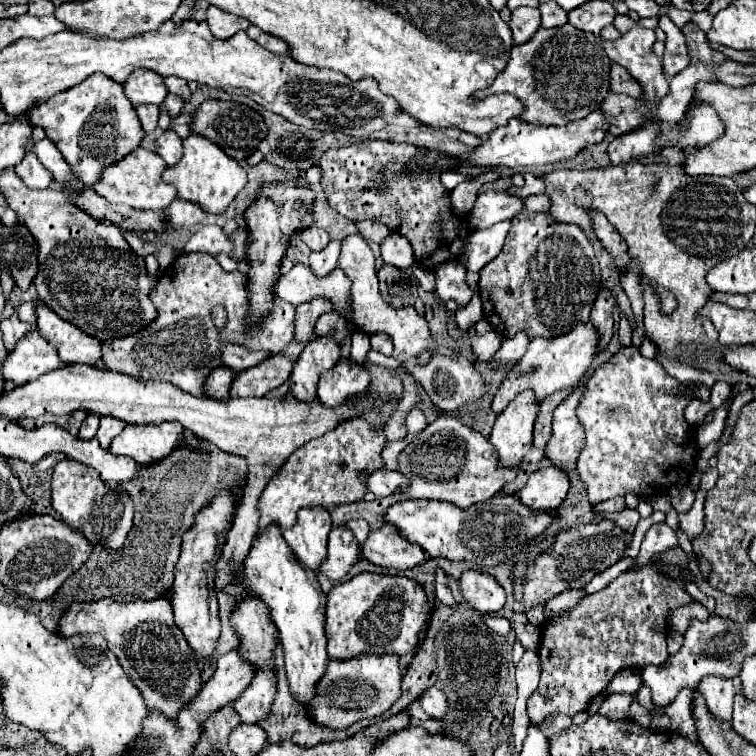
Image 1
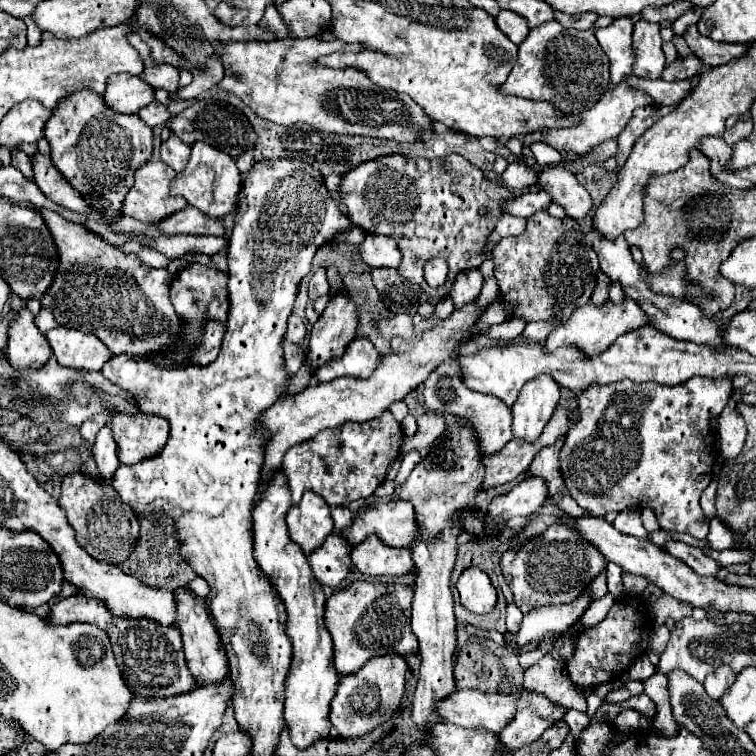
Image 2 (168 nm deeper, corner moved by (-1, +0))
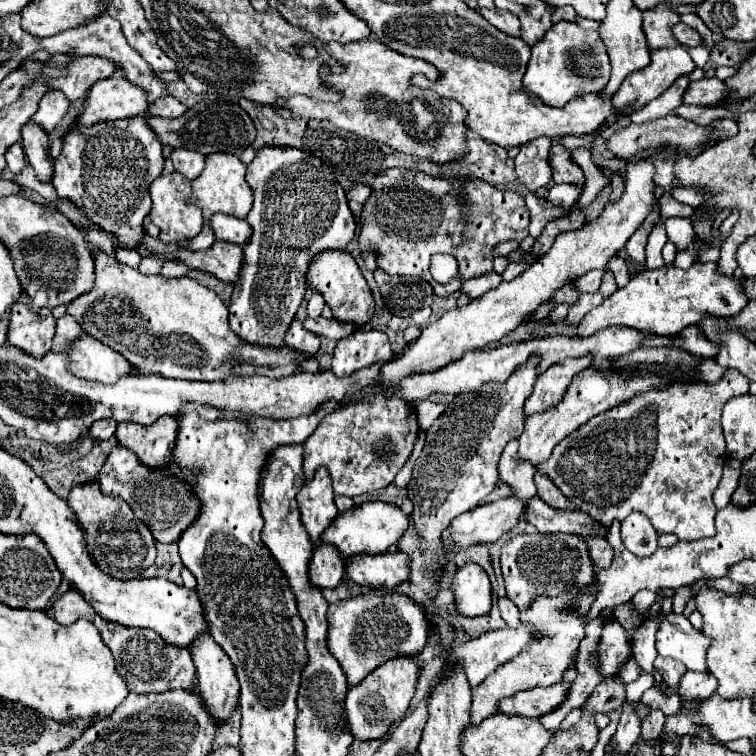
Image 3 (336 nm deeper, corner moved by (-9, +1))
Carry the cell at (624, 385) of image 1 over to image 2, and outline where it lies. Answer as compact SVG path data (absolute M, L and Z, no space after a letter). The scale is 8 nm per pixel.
M693 378L679 386L661 386L653 382L633 384L629 380L589 388L579 394L581 416L571 426L561 448L561 476L571 498L593 516L623 512L627 508L651 508L659 526L667 532L687 532L705 540L709 522L699 506L703 490L711 482L717 458L717 436L711 432L711 420L721 414L725 400L733 392L733 378Z

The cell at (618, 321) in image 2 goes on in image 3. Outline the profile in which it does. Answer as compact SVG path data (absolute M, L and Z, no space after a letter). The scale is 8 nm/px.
M693 263L689 269L663 265L659 269L643 269L631 281L617 289L599 307L593 307L577 325L577 337L589 337L605 327L635 327L657 335L677 335L681 329L697 323L705 313L719 317L737 315L749 299L737 279L725 279L717 273L715 263Z

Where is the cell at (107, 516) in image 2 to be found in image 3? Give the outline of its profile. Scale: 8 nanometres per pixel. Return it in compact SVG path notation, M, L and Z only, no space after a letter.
M91 481L91 483L75 485L71 489L69 497L67 497L67 503L75 511L79 523L85 527L85 531L87 531L87 549L89 549L95 565L103 573L109 573L109 575L113 575L117 579L133 579L133 577L139 577L145 567L153 565L153 561L155 561L155 539L153 539L151 531L147 529L147 525L141 523L133 515L133 509L129 507L129 503L125 503L125 499L117 499L115 495L101 493L99 483L97 481Z

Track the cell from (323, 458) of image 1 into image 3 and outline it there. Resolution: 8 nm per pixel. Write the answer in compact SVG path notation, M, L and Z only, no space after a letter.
M377 395L341 407L339 411L325 415L313 435L303 443L305 481L313 479L319 467L325 467L331 475L335 495L357 497L385 489L409 459L417 433L415 409L397 397Z

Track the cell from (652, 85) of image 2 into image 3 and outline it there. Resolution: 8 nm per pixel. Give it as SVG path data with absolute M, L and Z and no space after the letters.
M705 77L705 79L689 83L683 95L683 103L711 107L711 105L717 105L723 97L725 97L725 83L719 81L717 77L711 77L711 79Z

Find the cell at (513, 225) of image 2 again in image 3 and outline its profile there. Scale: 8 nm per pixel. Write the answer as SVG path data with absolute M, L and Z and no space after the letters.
M529 193L529 195L525 197L525 201L527 201L527 209L529 209L529 213L531 213L531 223L529 223L529 235L531 235L531 237L539 237L539 233L543 231L543 227L545 227L549 221L553 221L553 219L557 219L557 217L561 217L561 215L567 215L567 213L571 211L571 209L549 207L549 205L545 205L543 199L535 197L535 193Z

